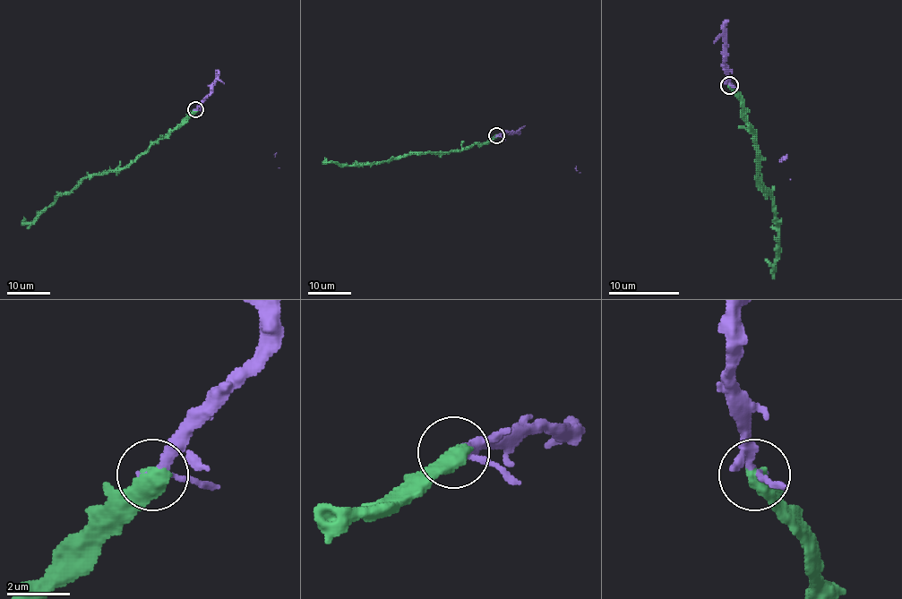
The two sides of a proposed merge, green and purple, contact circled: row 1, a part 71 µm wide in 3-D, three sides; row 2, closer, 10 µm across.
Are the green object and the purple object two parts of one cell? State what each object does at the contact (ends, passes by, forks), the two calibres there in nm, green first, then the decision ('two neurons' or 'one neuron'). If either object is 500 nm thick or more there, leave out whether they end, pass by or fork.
600 nm thick on the green side, 220 nm on the other; one neuron

